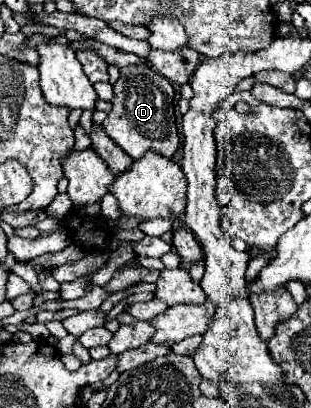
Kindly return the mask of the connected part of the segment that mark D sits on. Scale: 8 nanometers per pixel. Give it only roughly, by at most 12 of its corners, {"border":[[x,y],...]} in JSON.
{"border":[[123,66],[103,130],[131,158],[175,156],[173,86]]}

